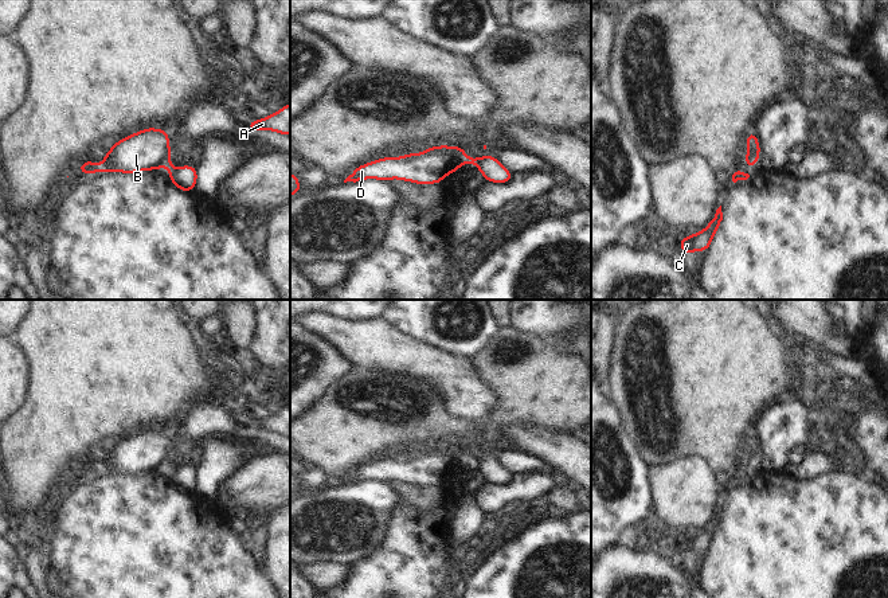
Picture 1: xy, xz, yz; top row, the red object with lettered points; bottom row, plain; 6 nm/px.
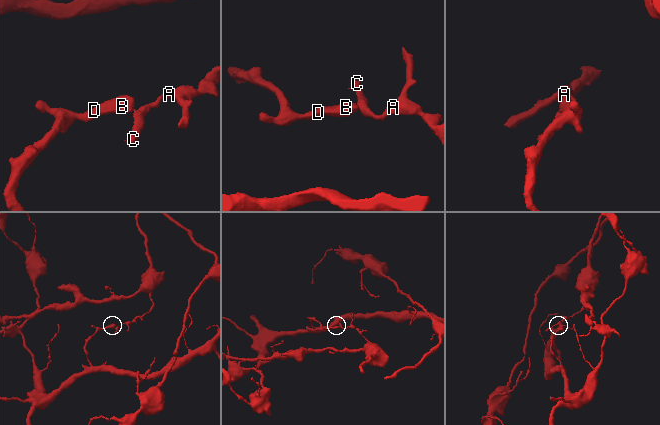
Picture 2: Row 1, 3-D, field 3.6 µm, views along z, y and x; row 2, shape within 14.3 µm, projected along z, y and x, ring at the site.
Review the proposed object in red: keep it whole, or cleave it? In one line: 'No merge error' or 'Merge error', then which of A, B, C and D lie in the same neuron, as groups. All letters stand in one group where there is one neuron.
Merge error. Groups: A C / B D.

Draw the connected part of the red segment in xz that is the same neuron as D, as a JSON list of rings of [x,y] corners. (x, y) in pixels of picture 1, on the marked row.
[[[439,146],[425,148],[422,153],[406,153],[399,157],[380,157],[375,161],[365,163],[355,168],[355,171],[344,180],[404,180],[408,183],[438,184],[443,179],[455,173],[461,165],[468,164],[465,146]]]

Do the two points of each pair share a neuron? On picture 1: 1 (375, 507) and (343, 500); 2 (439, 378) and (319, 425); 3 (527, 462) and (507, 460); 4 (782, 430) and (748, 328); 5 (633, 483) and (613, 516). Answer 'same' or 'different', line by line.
1: same
2: different
3: same
4: different
5: same

